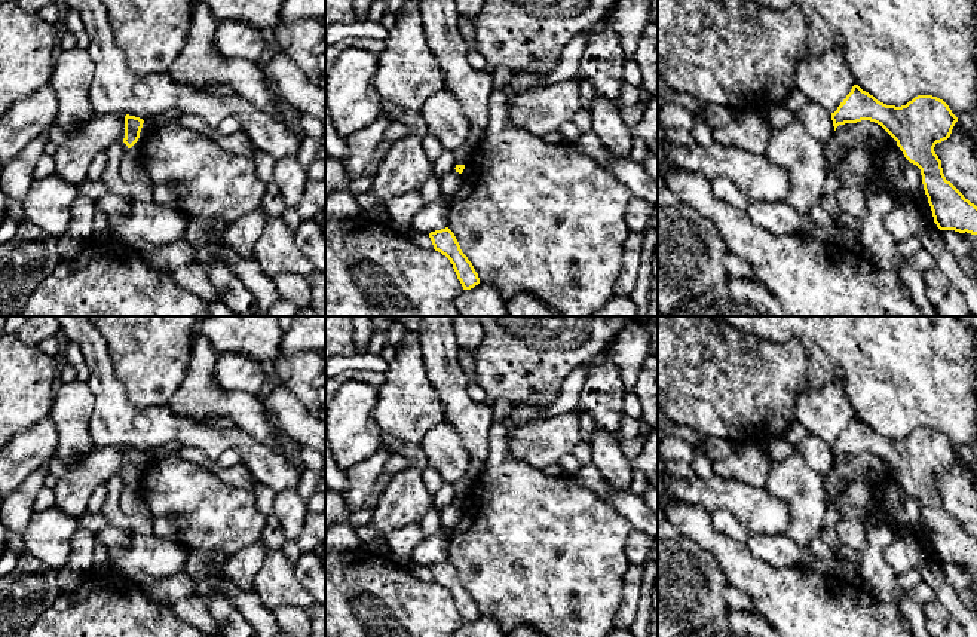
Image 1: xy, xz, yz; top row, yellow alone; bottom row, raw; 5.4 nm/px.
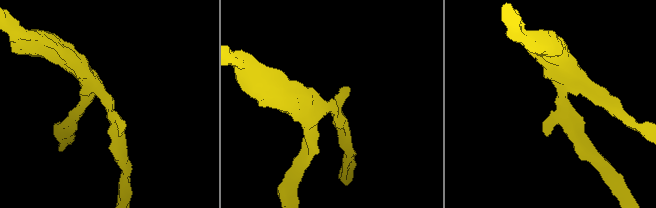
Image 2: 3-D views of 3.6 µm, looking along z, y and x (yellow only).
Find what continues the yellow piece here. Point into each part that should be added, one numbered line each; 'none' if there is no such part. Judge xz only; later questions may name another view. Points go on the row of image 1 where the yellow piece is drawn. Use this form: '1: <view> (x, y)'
none

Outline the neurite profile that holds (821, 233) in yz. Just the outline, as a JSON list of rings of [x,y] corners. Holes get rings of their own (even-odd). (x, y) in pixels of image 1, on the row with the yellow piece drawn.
[[[812,226],[811,232],[814,238],[820,242],[833,242],[834,241],[834,226]]]

